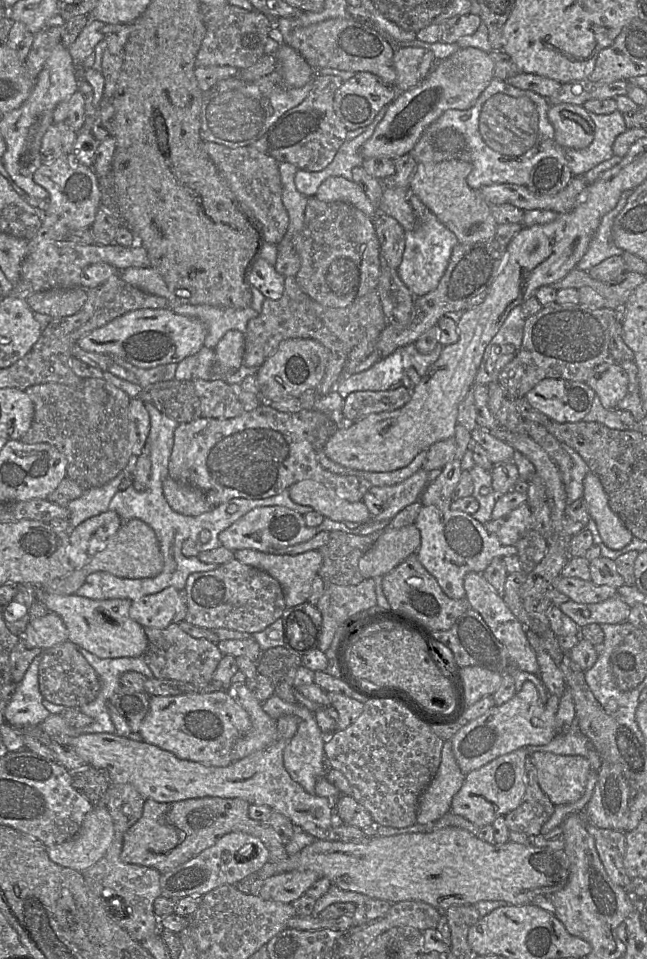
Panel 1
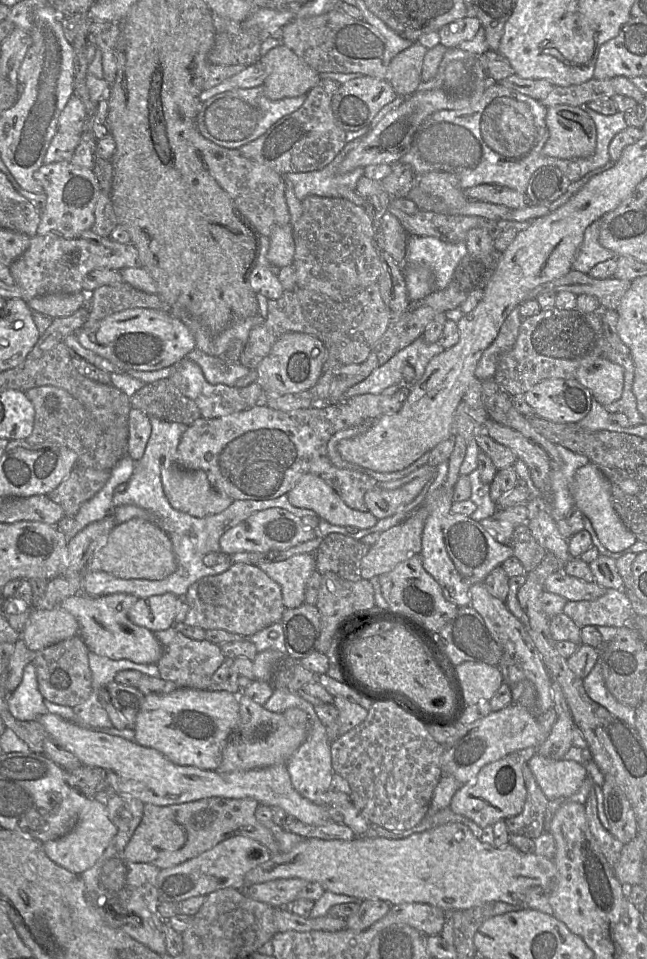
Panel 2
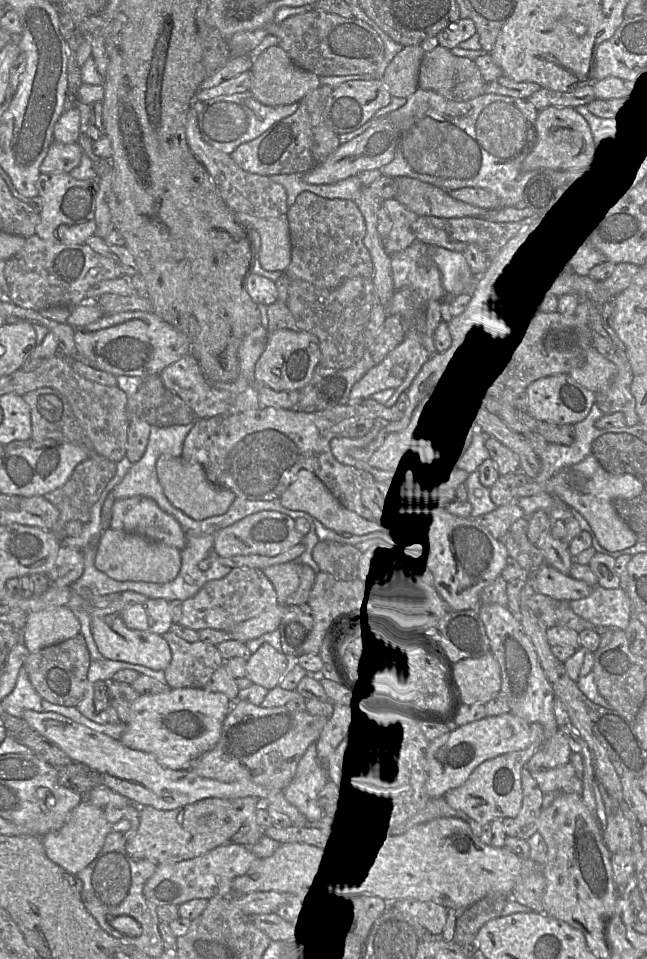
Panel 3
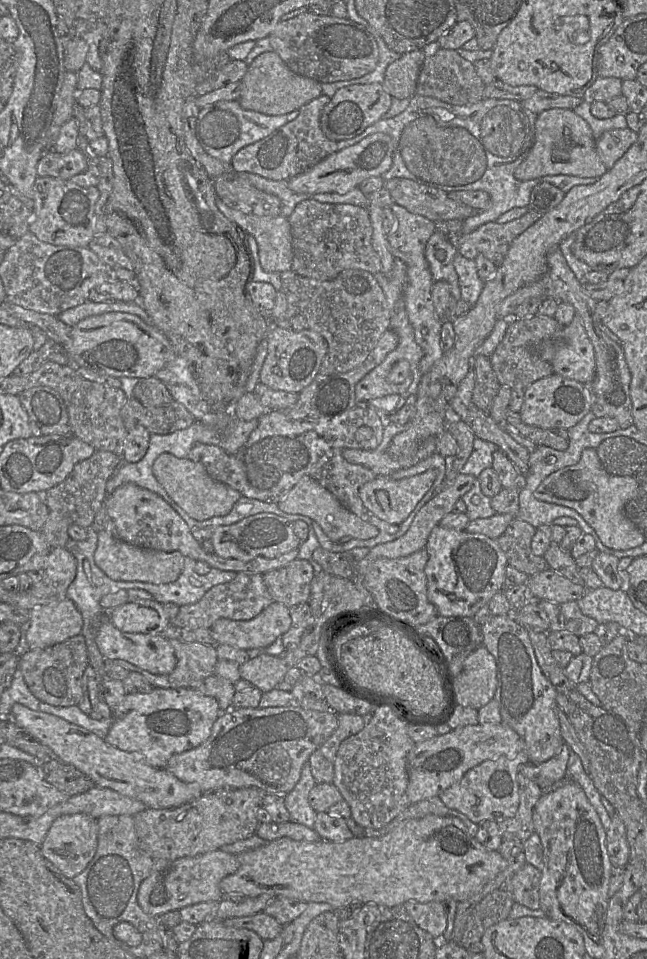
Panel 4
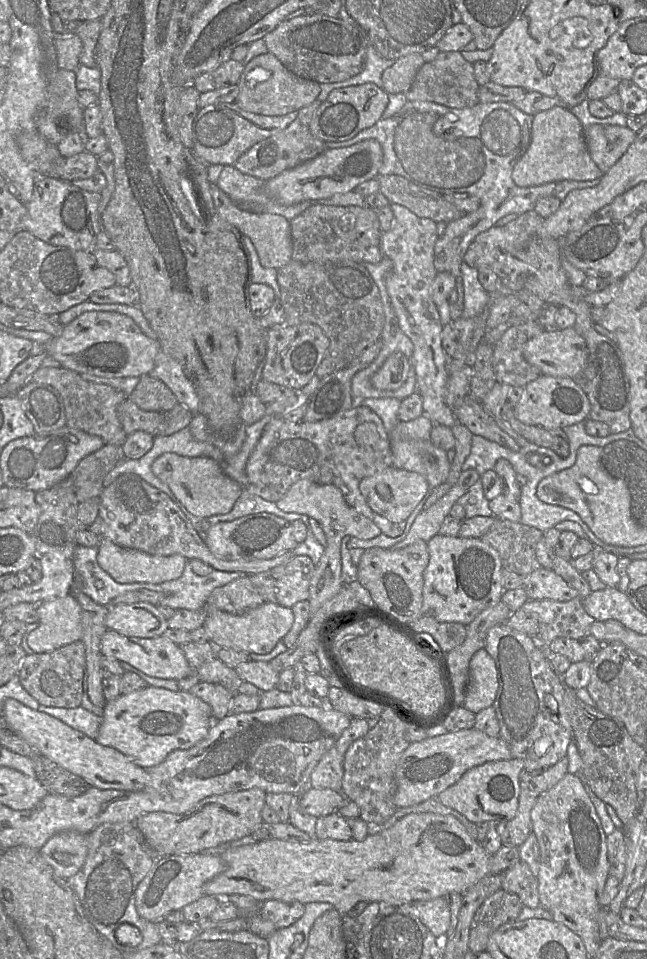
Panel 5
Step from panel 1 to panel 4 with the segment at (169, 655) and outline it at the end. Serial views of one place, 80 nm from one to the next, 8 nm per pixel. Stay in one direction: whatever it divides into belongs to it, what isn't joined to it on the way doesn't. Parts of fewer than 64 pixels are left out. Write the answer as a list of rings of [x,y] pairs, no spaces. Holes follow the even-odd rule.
[[[169,640],[176,657],[175,669],[168,675],[169,688],[194,689],[214,674],[218,662],[216,647],[199,642]]]

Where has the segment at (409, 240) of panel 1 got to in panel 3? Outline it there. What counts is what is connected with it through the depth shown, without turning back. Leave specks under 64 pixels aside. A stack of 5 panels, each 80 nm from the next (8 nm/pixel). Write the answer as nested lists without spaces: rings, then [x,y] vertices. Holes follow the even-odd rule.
[[[429,245],[428,255],[439,268],[442,286],[451,297],[476,297],[483,282],[474,275],[462,252]]]

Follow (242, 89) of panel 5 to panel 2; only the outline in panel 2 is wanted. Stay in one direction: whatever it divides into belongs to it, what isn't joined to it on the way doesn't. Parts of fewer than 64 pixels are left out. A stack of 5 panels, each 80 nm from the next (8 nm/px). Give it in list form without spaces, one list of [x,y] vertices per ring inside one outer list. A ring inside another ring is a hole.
[[[283,43],[272,48],[258,61],[266,68],[263,90],[271,100],[307,95],[320,81],[320,73]]]

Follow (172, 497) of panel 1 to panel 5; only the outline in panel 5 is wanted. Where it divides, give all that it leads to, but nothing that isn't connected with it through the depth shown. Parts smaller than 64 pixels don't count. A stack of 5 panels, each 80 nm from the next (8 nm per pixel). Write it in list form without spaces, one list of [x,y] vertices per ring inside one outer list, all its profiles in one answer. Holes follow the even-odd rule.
[[[164,453],[153,462],[152,472],[167,484],[183,506],[197,517],[229,513],[243,490],[239,483],[224,473],[221,464],[210,457],[185,457]]]

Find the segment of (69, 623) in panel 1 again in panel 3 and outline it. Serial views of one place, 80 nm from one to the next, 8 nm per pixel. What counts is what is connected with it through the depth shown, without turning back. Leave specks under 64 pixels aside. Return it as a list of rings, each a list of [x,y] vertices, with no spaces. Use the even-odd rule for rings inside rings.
[[[128,590],[121,592],[120,597],[105,608],[91,606],[93,639],[99,652],[106,659],[142,665],[155,671],[164,671],[170,664],[172,655],[170,647],[163,636],[147,631],[129,629],[122,619],[124,608],[144,602],[147,599],[143,594]]]

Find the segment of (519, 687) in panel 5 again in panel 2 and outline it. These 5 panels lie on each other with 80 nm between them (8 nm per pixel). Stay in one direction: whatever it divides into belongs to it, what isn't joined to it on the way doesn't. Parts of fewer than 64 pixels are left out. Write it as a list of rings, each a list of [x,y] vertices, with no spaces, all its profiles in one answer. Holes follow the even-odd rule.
[[[484,582],[476,583],[469,588],[470,606],[482,617],[491,636],[501,647],[503,654],[498,667],[501,671],[503,682],[508,686],[528,680],[536,692],[538,713],[543,713],[553,707],[551,698],[551,678],[544,666],[538,650],[529,636],[524,623],[516,618],[507,608],[505,602],[494,597],[486,588]]]

